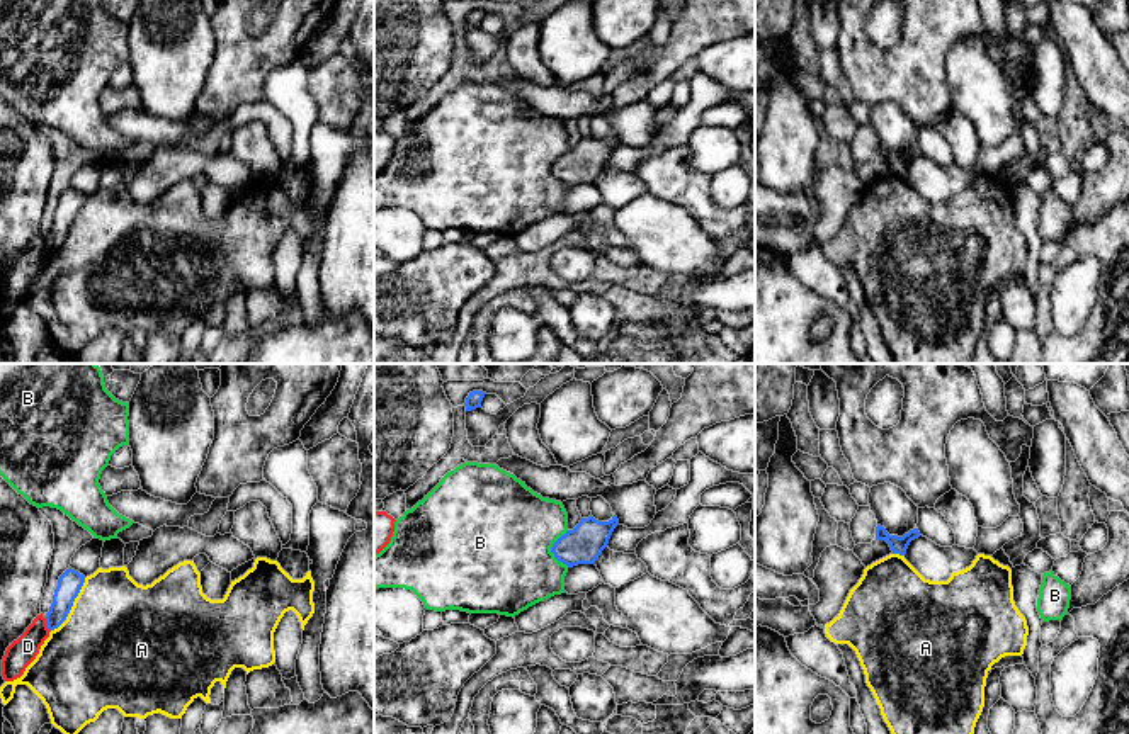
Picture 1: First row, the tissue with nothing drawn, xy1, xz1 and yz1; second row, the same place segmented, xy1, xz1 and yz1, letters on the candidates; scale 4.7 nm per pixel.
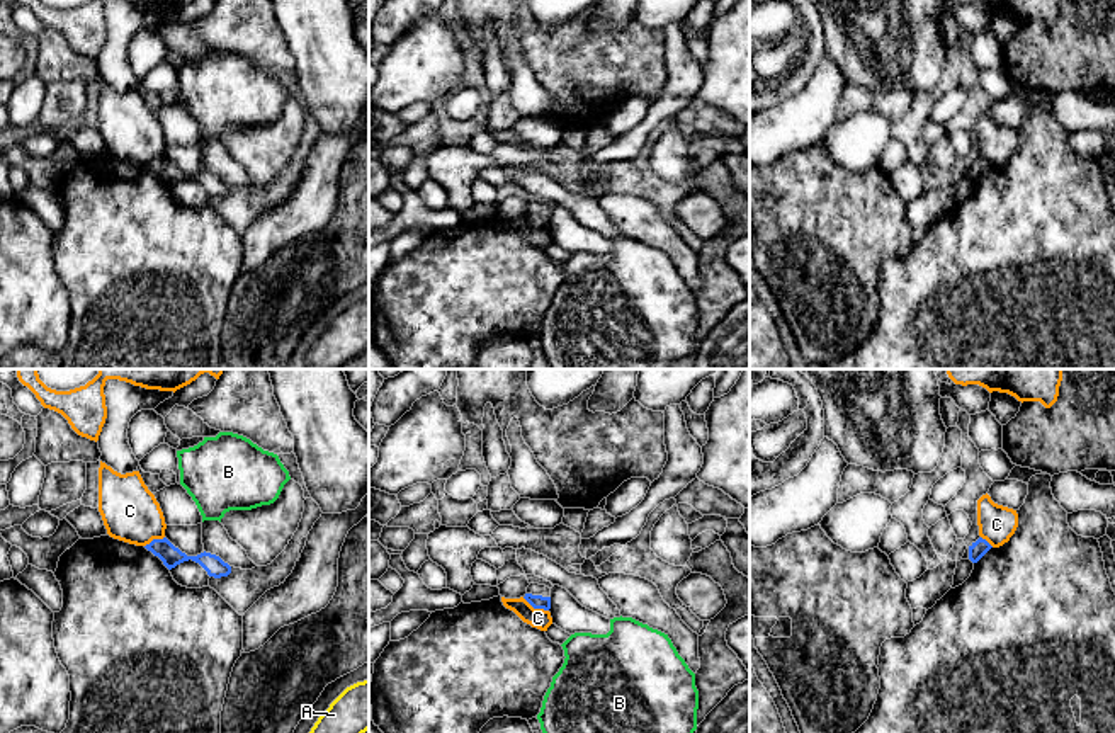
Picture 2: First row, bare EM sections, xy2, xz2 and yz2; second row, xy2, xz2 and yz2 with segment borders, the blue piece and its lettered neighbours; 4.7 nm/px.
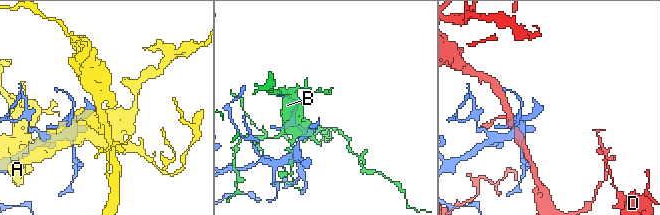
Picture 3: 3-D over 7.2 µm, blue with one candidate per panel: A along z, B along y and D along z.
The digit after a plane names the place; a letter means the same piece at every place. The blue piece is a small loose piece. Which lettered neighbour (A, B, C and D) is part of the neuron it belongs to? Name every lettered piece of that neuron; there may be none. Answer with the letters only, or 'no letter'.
no letter

